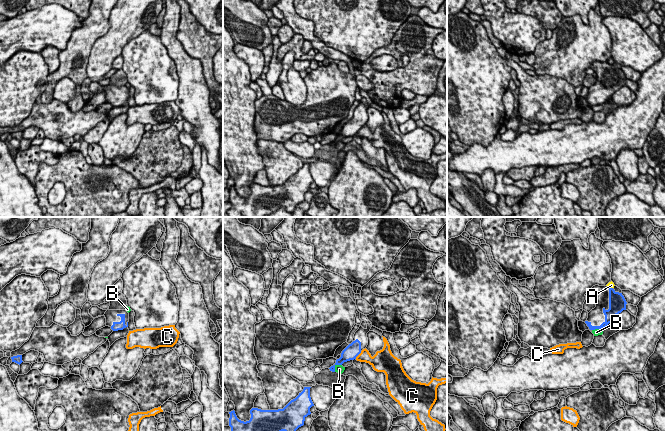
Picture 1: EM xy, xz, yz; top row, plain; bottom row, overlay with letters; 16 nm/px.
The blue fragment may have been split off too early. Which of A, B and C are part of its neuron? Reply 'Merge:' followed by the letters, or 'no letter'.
Merge: no letter

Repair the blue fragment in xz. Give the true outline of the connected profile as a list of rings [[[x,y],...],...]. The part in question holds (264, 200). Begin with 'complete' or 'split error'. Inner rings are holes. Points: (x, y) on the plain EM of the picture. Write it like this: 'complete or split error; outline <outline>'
complete; outline [[[304,163],[299,171],[291,176],[283,185],[261,186],[252,184],[250,186],[251,194],[249,197],[241,197],[237,194],[235,187],[229,188],[229,202],[231,208],[227,211],[229,217],[264,217],[271,215],[280,208],[285,207],[288,212],[293,212],[296,206],[304,201],[305,194],[311,190],[310,184],[314,182],[310,173],[310,164]]]

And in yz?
split error; outline [[[595,61],[591,68],[596,73],[596,83],[588,89],[585,97],[590,106],[603,105],[613,94],[626,86],[626,76],[622,69],[607,62]]]

